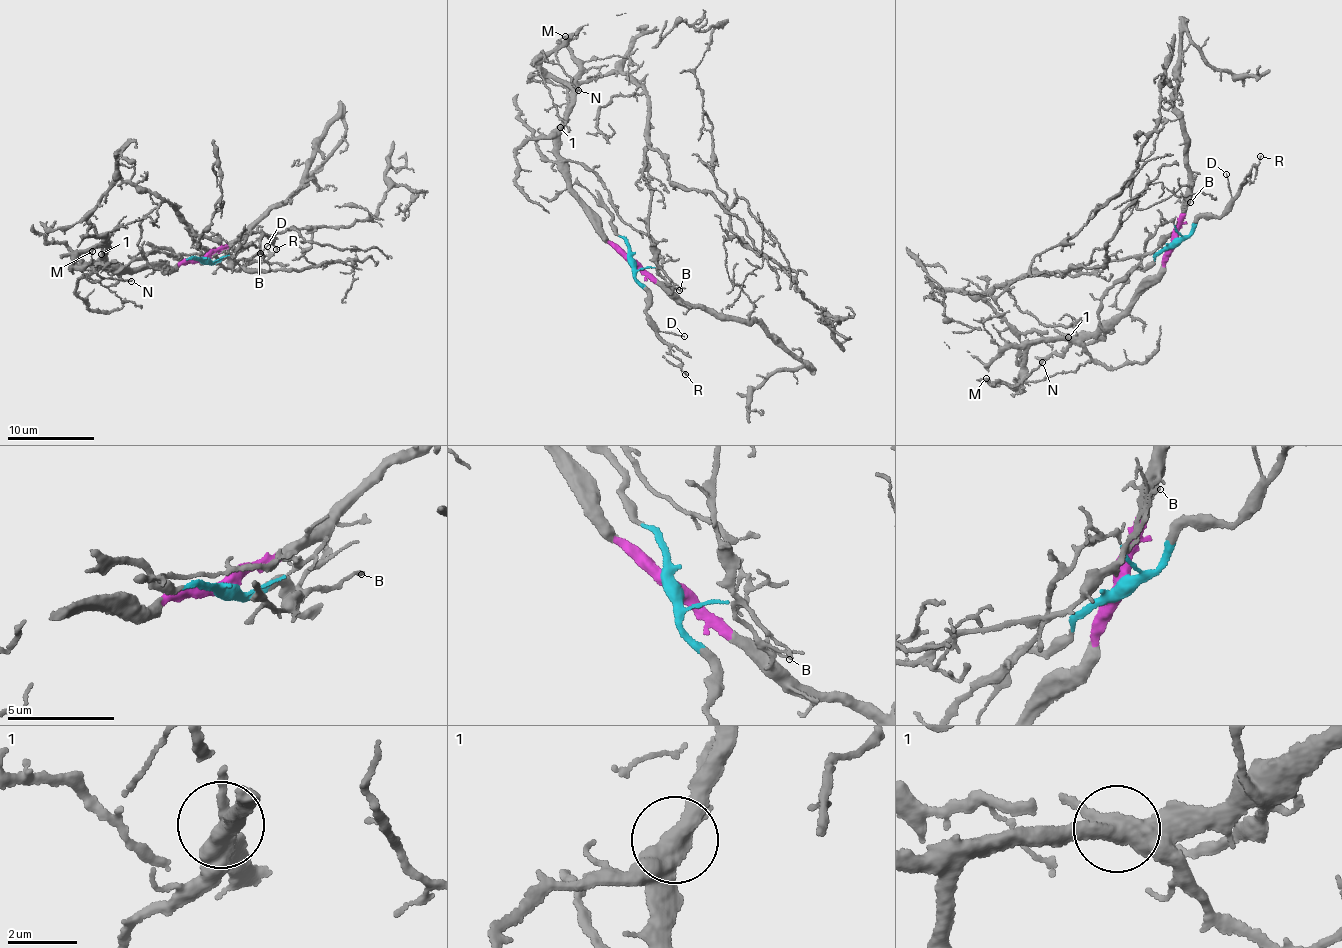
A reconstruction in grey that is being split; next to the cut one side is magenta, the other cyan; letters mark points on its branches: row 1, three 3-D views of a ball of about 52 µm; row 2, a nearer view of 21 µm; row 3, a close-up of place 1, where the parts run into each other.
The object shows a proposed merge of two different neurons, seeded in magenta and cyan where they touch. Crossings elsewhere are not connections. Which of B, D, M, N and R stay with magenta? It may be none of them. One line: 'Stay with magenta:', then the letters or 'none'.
Stay with magenta: B, M, N

